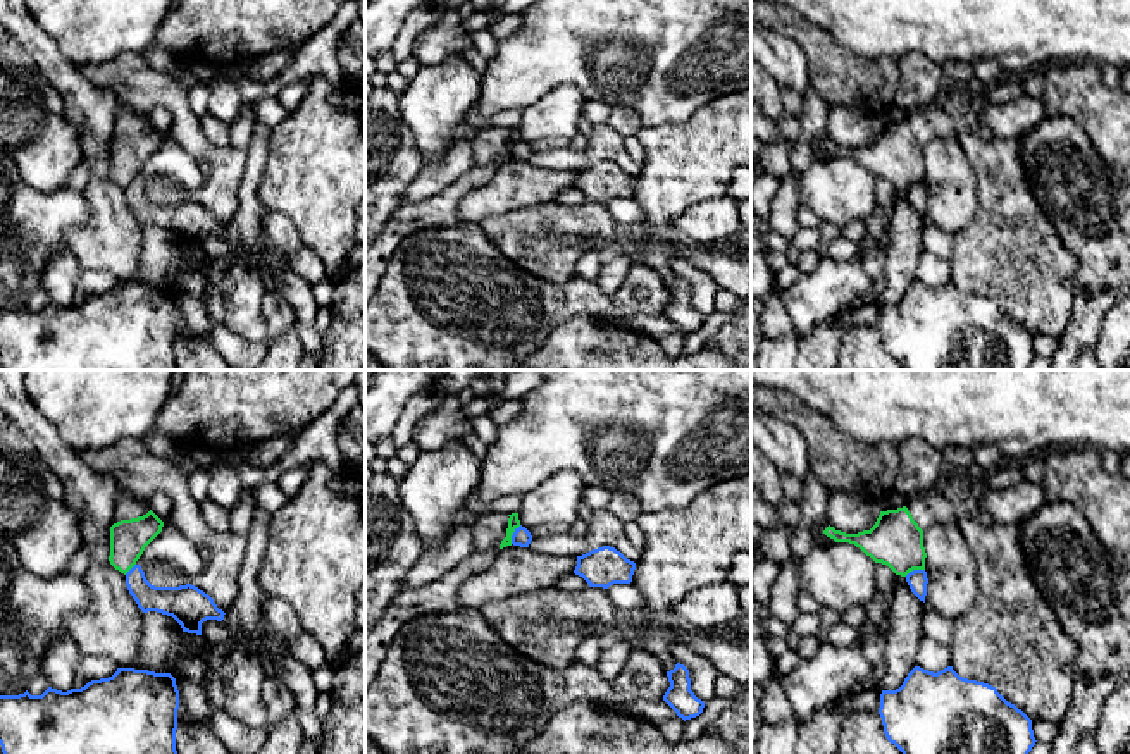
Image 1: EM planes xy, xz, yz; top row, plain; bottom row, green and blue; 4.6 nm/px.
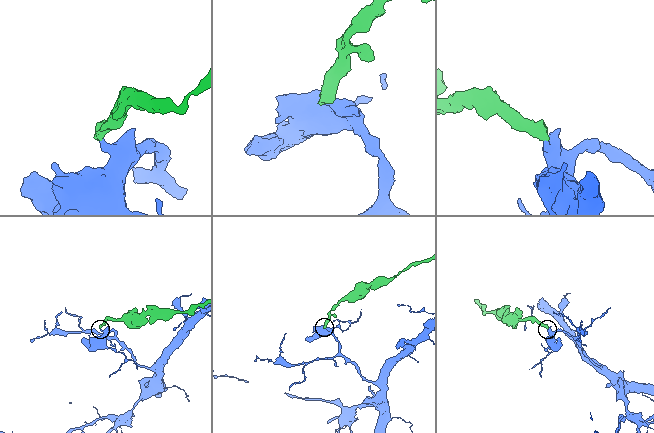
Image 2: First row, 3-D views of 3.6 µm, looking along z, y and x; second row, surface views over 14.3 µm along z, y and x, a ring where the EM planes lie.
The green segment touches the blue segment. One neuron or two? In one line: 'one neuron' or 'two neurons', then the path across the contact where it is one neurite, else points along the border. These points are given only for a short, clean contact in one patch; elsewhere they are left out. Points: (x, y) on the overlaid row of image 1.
two neurons; border along xz (521, 525), (510, 543)

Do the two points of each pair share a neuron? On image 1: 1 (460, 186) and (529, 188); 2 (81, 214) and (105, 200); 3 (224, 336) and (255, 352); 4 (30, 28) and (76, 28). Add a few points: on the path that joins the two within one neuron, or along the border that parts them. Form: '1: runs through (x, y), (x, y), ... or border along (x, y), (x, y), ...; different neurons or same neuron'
1: border along (500, 164), (460, 200), (460, 221); different neurons
2: border along (83, 191), (90, 221), (68, 233), (69, 245); different neurons
3: runs through (231, 343), (240, 352), (248, 352); same neuron
4: border along (31, 18), (66, 59); different neurons

